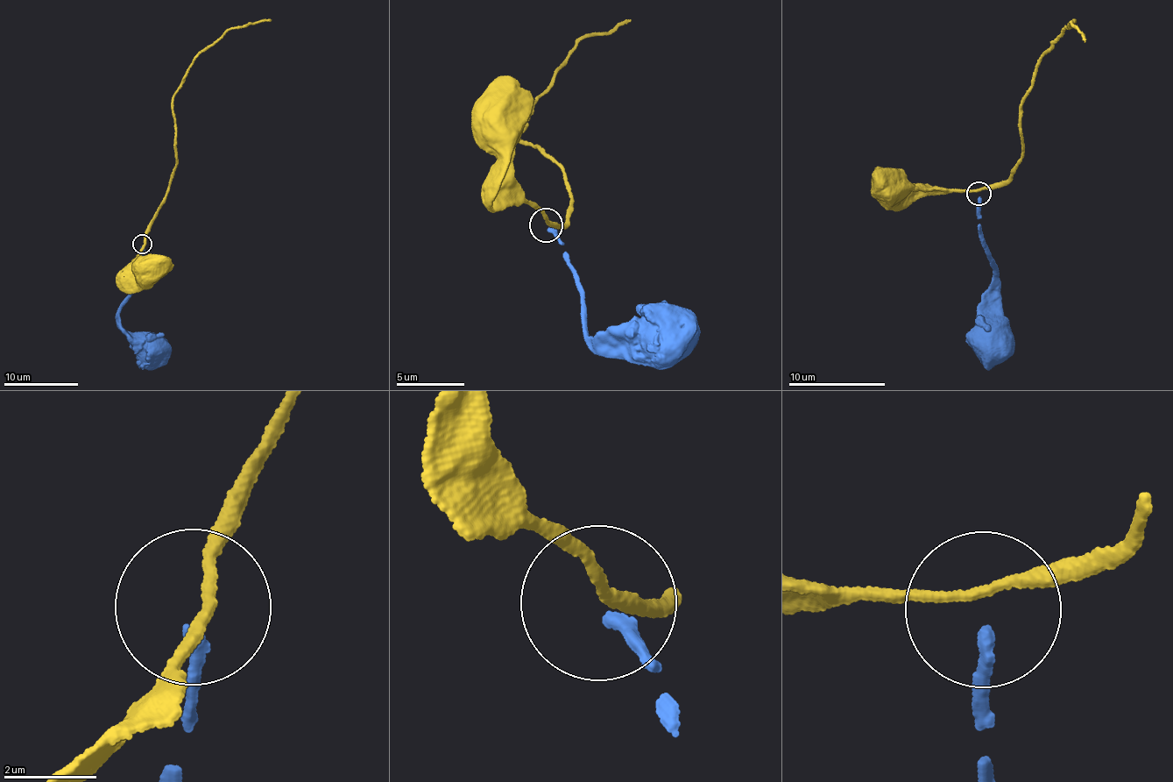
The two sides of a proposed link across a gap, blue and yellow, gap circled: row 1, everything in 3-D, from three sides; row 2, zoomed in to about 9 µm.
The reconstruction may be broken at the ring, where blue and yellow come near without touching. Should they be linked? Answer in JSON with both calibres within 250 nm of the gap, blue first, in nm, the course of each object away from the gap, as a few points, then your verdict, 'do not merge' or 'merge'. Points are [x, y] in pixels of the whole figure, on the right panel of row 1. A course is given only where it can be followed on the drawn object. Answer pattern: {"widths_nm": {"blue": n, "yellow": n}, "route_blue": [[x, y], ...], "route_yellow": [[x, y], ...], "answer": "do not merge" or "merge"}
{"widths_nm": {"blue": 280, "yellow": 240}, "route_blue": [[979, 198], [978, 231], [992, 268], [997, 302], [992, 337]], "route_yellow": [[977, 190], [920, 186], [888, 195], [878, 189], [886, 188]], "answer": "do not merge"}

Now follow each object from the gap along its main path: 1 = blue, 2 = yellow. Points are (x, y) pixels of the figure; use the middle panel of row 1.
1: (549, 228), (569, 253), (583, 292), (582, 325), (597, 348), (611, 351), (660, 332)
2: (544, 219), (544, 210), (499, 176), (495, 116), (499, 121), (501, 116)

